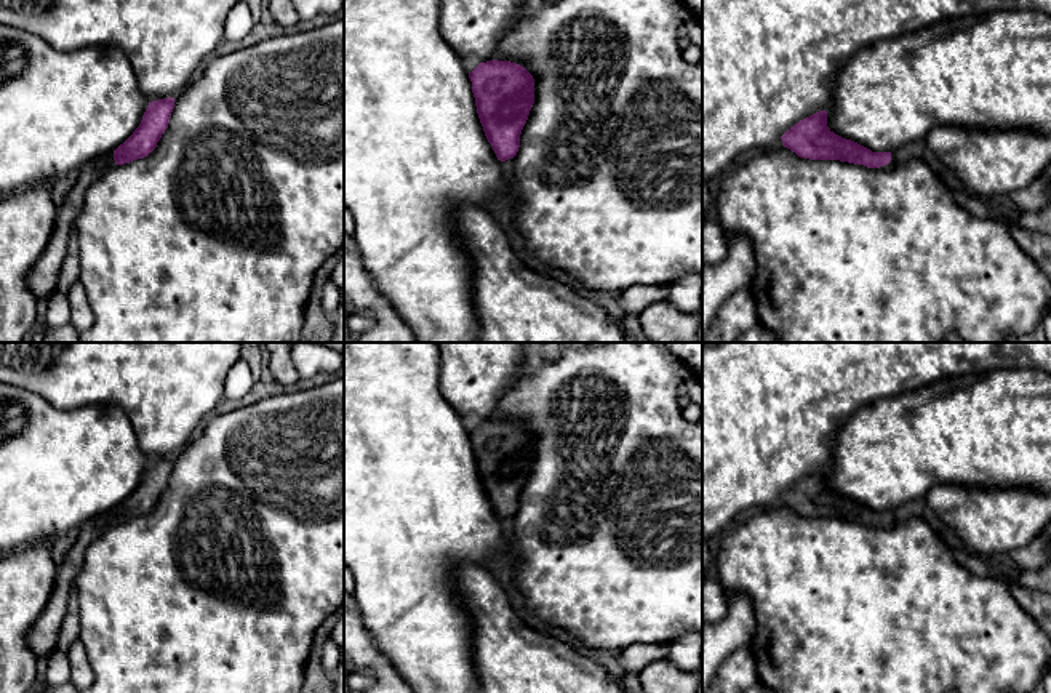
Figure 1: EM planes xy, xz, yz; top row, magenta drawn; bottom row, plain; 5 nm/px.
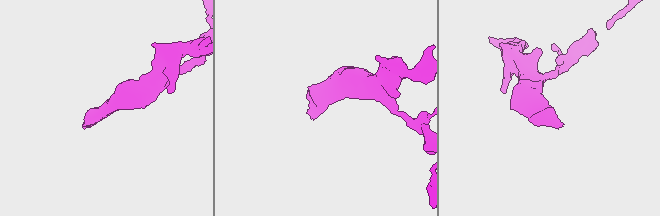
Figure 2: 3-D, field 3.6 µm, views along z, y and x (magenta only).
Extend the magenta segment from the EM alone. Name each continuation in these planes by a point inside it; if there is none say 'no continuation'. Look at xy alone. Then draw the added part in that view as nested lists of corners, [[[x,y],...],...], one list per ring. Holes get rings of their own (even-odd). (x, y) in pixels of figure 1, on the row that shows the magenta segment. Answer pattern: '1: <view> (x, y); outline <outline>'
1: xy (42, 279); outline [[[114,152],[82,166],[74,190],[62,198],[62,203],[56,210],[50,242],[27,275],[29,290],[38,301],[48,299],[58,290],[58,275],[67,254],[67,240],[83,208],[83,194],[112,165],[115,165]]]

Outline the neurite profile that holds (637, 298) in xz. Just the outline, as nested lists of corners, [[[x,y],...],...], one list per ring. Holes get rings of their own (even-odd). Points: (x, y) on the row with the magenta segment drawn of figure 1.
[[[633,285],[621,293],[619,306],[624,314],[640,314],[649,304],[667,299],[670,285]]]

